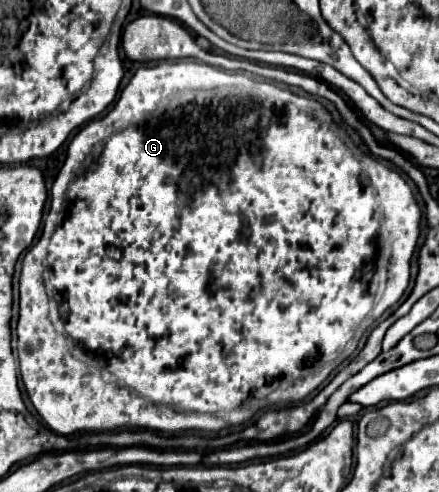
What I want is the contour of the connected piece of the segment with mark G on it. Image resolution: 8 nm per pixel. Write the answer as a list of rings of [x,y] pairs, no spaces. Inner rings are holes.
[[[175,58],[175,60],[161,60],[156,66],[142,65],[122,90],[121,96],[107,116],[91,120],[69,144],[67,160],[59,170],[57,180],[51,186],[51,210],[45,222],[45,234],[43,238],[39,238],[35,246],[29,248],[29,252],[23,258],[21,278],[19,278],[21,298],[19,298],[19,322],[17,322],[17,352],[19,352],[21,378],[29,394],[29,400],[33,402],[39,416],[53,428],[53,432],[61,436],[69,436],[83,430],[107,432],[117,428],[145,428],[145,430],[159,430],[171,434],[187,432],[187,430],[217,432],[227,426],[237,426],[251,420],[261,408],[277,406],[277,404],[297,404],[305,396],[309,396],[353,352],[349,350],[341,354],[349,340],[357,337],[359,324],[365,320],[365,316],[369,316],[379,298],[383,295],[381,302],[377,302],[379,306],[375,314],[383,314],[385,308],[389,308],[403,296],[403,292],[409,286],[411,258],[419,242],[419,234],[421,234],[421,208],[407,180],[387,162],[381,162],[359,149],[316,98],[293,94],[287,85],[277,84],[251,72],[223,70],[205,64],[197,58]],[[227,172],[229,172],[229,182],[219,184],[221,176]],[[375,188],[383,188],[385,212],[377,202]],[[383,220],[387,224],[391,236],[389,240],[393,244],[391,264],[389,261],[392,247],[387,244],[379,246],[375,240]],[[285,262],[287,262],[289,284],[287,282],[283,284],[283,280],[287,280],[283,278],[281,272]],[[53,299],[59,302],[59,314],[62,318],[59,323],[50,321],[49,306]]]

